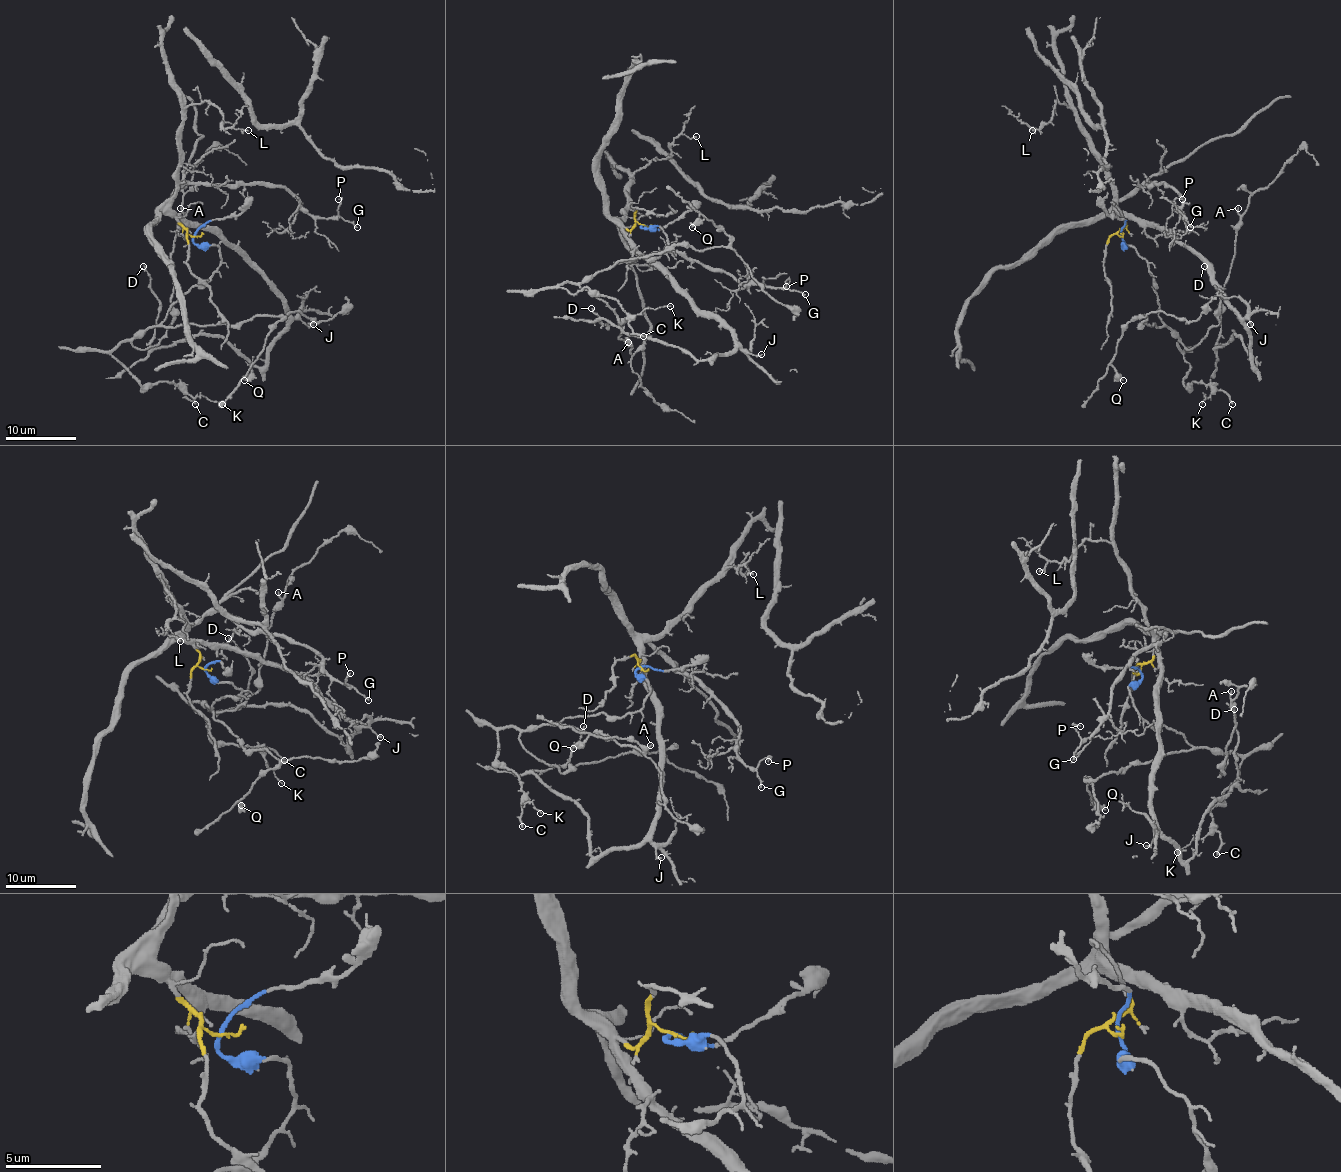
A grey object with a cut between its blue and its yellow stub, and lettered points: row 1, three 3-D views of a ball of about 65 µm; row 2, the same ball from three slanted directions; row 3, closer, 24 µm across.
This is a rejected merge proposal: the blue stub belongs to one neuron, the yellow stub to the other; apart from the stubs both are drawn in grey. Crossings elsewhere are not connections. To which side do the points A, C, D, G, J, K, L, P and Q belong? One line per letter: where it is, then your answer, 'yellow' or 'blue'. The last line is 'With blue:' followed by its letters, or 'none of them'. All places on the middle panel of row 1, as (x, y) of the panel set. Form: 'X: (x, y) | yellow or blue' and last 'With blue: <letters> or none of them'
A: (628, 342) | blue
C: (643, 336) | blue
D: (591, 308) | yellow
G: (805, 294) | yellow
J: (761, 354) | yellow
K: (670, 306) | blue
L: (696, 136) | yellow
P: (786, 286) | yellow
Q: (692, 227) | blue
With blue: A, C, K, Q

